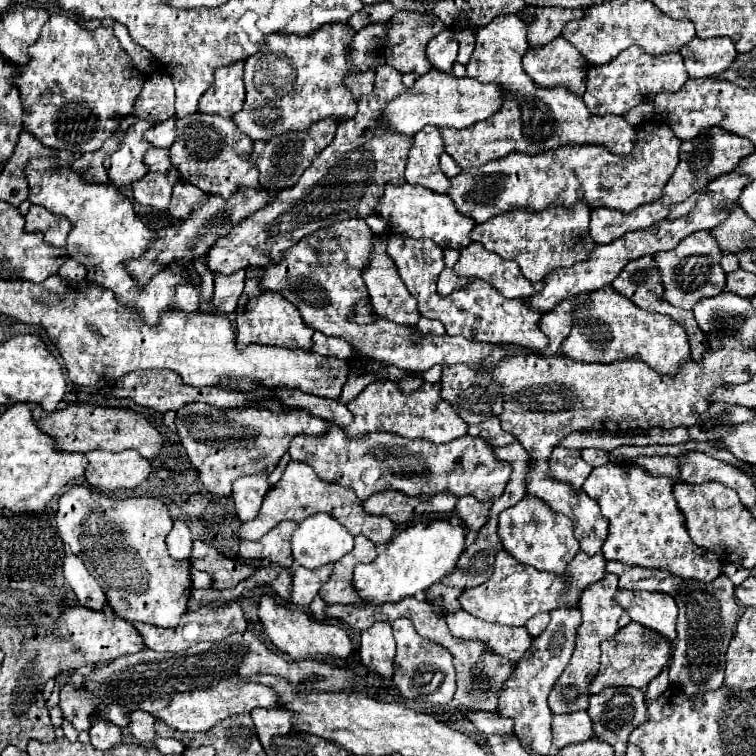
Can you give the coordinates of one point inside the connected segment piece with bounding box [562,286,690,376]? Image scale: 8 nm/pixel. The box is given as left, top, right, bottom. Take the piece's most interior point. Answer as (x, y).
(606, 331)

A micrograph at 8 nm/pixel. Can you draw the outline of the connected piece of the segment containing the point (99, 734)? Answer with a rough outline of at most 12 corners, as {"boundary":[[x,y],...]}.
{"boundary":[[90,716],[90,742],[106,750],[122,742],[110,720]]}

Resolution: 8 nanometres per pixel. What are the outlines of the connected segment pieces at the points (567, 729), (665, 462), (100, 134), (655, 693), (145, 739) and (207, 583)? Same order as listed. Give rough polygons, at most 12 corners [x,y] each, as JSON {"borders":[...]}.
{"borders":[[[586,712],[554,716],[552,744],[564,748],[594,738]],[[640,456],[634,460],[654,476],[678,480],[674,456]],[[52,14],[16,76],[24,130],[94,152],[146,78],[112,26]],[[668,668],[648,684],[646,698],[656,700],[668,688]],[[142,710],[128,712],[128,730],[140,744],[152,744],[154,720]],[[192,568],[194,588],[212,588],[212,580],[206,572]]]}

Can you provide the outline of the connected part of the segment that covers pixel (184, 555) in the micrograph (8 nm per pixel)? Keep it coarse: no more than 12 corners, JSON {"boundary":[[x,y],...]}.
{"boundary":[[174,518],[166,536],[174,560],[188,560],[192,550],[190,528]]}

